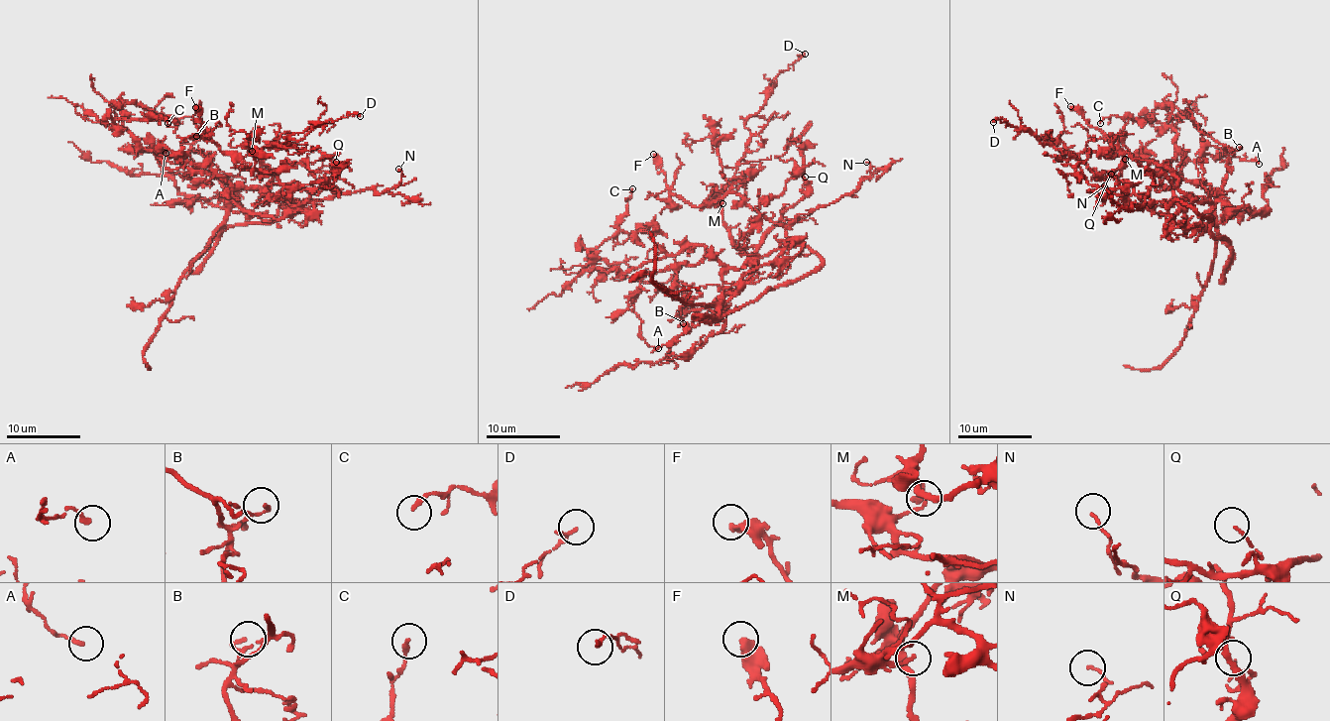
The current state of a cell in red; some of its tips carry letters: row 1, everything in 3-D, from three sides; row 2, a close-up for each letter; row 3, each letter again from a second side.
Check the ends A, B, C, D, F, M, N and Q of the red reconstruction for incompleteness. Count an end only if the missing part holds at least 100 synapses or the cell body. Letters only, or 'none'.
none

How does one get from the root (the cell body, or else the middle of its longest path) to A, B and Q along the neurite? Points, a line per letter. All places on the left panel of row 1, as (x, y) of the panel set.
A: (258, 190), (236, 189), (218, 177), (185, 168), (168, 170), (149, 139), (149, 150), (160, 148), (166, 153)
B: (258, 190), (227, 188), (217, 176), (202, 172), (190, 157), (192, 140), (196, 136)
Q: (258, 190), (287, 163), (304, 161), (311, 171), (334, 174), (336, 162)

